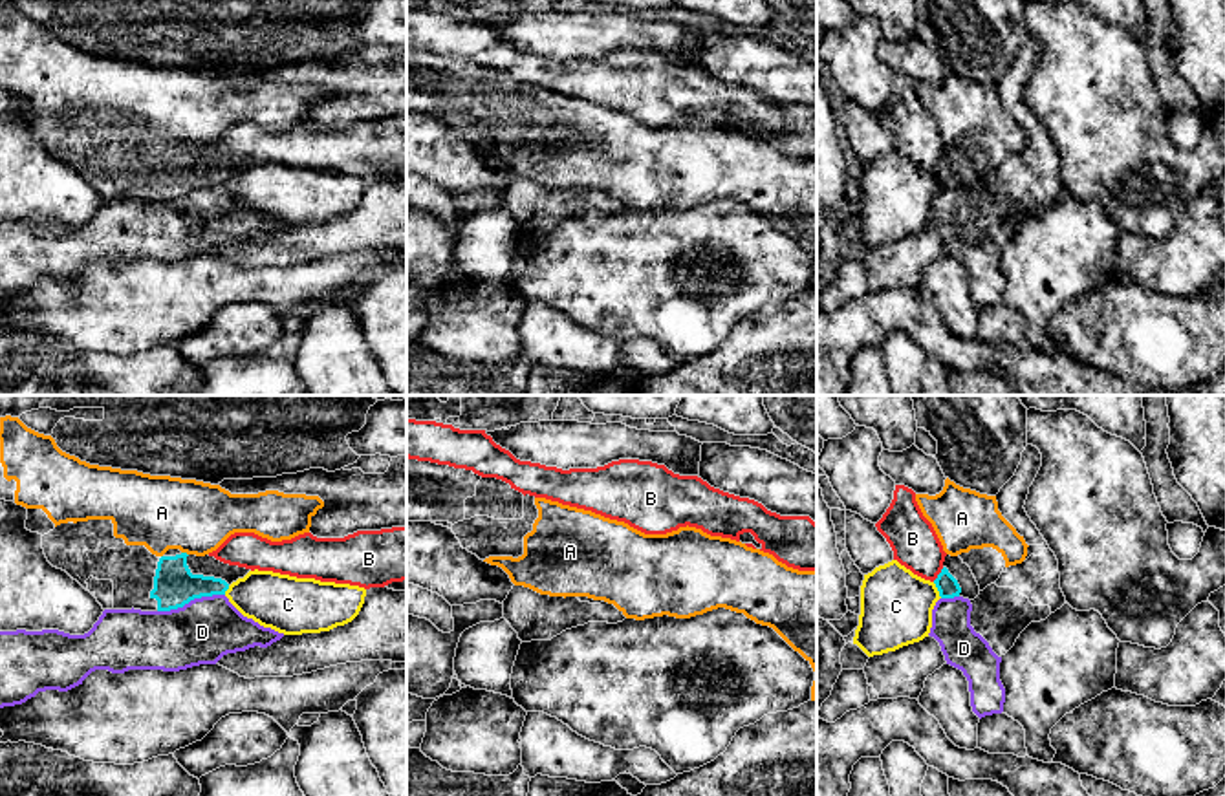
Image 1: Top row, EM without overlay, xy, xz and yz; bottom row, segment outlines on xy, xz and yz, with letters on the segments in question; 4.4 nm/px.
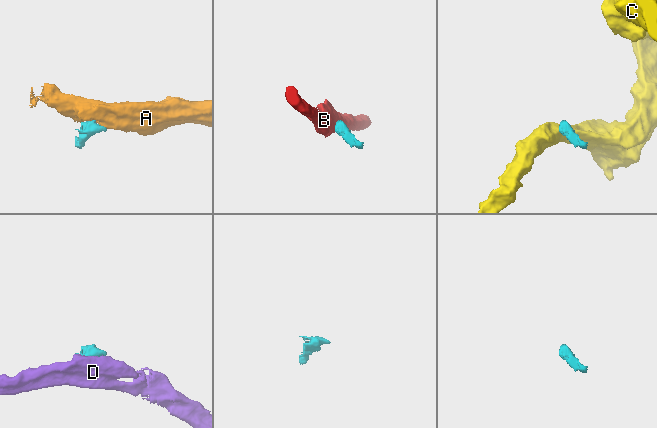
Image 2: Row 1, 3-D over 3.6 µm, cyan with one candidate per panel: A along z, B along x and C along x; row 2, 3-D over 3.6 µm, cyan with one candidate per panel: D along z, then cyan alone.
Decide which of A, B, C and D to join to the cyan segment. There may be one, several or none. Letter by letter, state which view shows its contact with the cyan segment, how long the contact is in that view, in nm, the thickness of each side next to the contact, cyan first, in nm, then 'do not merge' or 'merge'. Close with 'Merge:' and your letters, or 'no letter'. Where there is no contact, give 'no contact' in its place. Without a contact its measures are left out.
A: meets cyan in xy; contact 40 nm long; 190 nm thick on the cyan side, 320 nm on the other; merge
B: meets cyan in yz; contact 80 nm long; 90 nm thick on the cyan side, 200 nm on the other; do not merge
C: meets cyan in yz; contact 80 nm long; 90 nm thick on the cyan side, 320 nm on the other; do not merge
D: meets cyan in xy; contact 300 nm long; 190 nm thick on the cyan side, 280 nm on the other; do not merge
Merge: A

